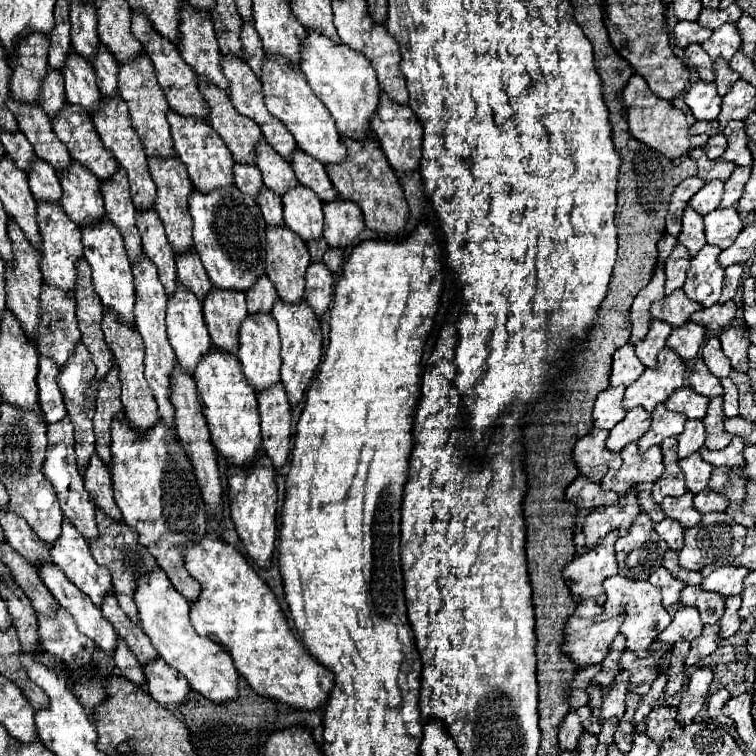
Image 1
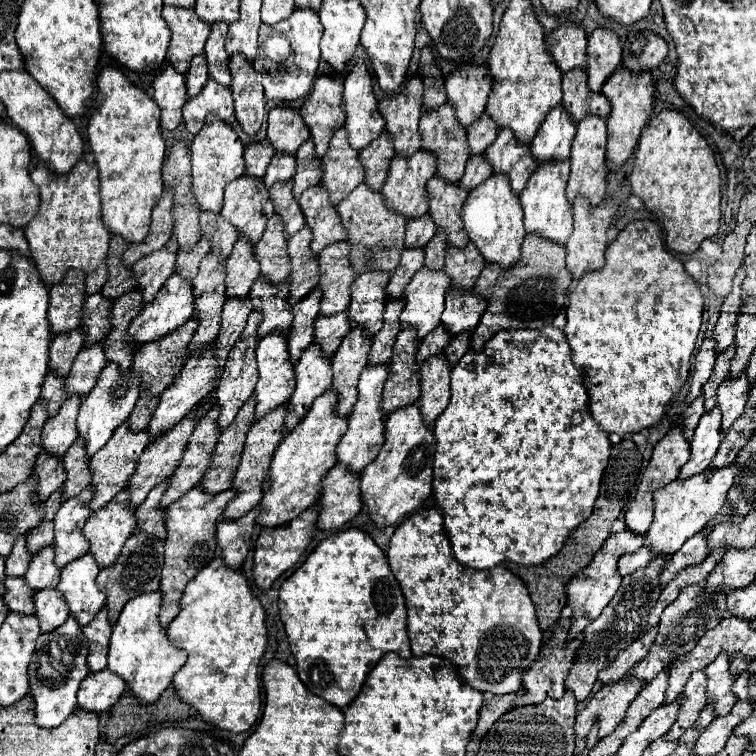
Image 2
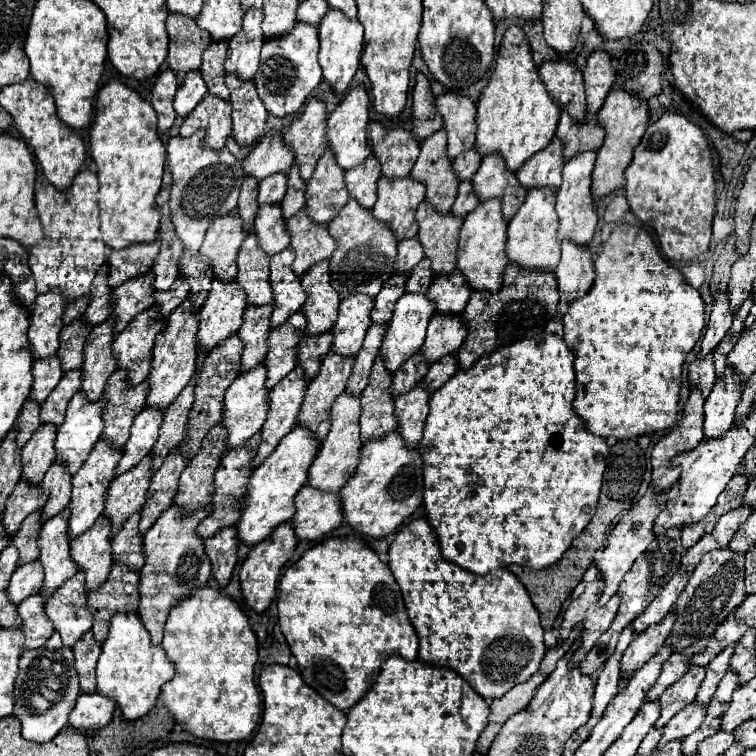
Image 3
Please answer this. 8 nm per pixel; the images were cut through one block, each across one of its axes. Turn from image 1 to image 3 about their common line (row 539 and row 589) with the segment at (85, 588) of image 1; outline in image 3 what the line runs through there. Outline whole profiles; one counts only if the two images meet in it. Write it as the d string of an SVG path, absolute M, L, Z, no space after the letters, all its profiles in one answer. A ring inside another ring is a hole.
M76 572L68 578L44 606L46 618L54 624L54 630L62 636L62 644L72 648L84 632L92 628L92 616L86 610L84 574Z

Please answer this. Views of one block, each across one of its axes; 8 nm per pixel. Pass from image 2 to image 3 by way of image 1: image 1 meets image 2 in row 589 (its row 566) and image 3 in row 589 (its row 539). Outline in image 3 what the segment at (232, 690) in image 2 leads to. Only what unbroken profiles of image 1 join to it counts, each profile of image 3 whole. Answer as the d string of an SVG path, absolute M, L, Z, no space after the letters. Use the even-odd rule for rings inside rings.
M210 584L204 586L170 610L168 622L164 626L162 648L168 660L176 666L176 674L162 686L160 698L188 734L218 742L234 742L244 740L254 732L260 722L260 694L254 684L254 664L258 662L258 650L256 634L252 632L240 604L236 604L220 588L212 588Z

